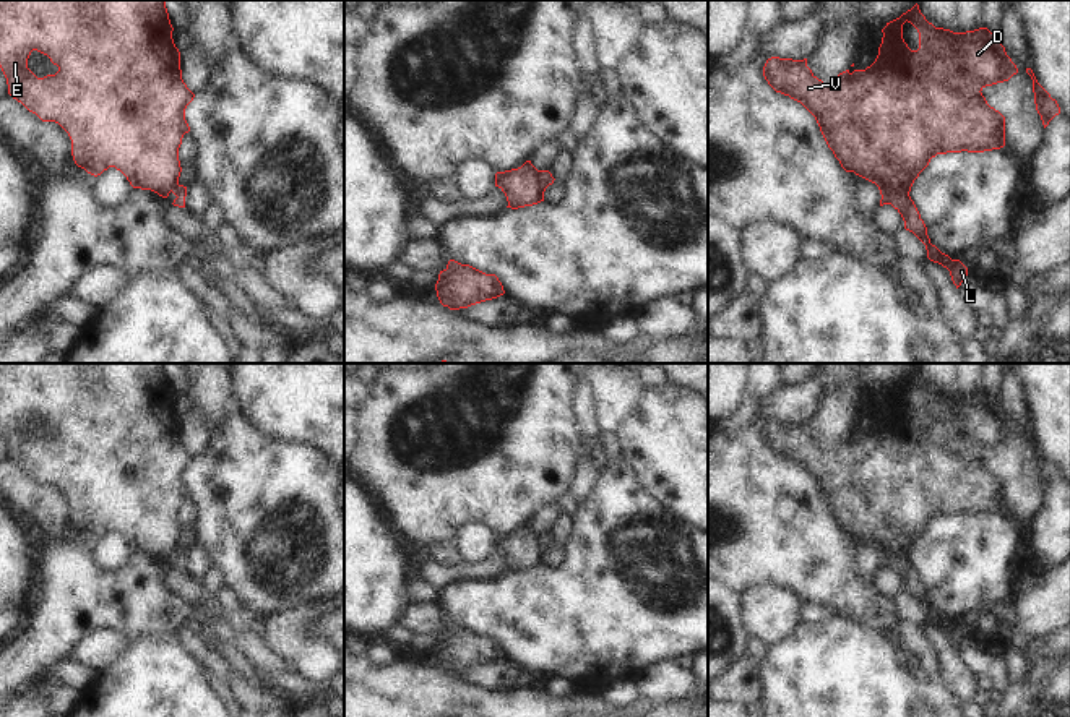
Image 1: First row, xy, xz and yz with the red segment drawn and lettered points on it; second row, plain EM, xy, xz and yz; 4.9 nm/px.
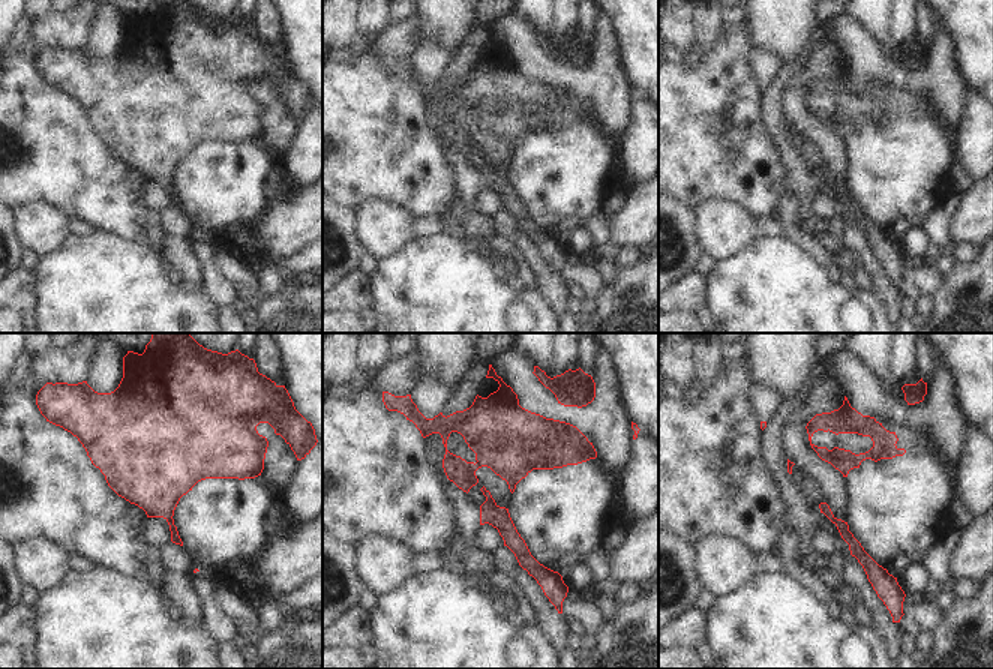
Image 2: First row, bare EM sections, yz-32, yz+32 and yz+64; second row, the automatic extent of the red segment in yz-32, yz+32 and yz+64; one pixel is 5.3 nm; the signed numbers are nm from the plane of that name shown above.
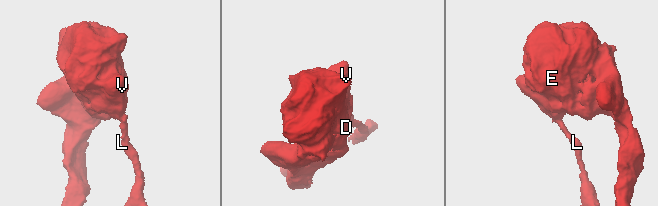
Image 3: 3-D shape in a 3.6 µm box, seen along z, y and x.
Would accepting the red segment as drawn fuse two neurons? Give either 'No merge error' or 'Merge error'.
Merge error.

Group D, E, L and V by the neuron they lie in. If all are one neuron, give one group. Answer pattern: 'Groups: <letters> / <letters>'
Groups: D E V / L.

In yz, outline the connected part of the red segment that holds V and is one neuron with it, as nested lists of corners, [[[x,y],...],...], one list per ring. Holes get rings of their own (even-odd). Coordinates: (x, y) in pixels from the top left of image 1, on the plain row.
[[[916,367],[900,381],[887,386],[882,396],[878,419],[870,430],[852,436],[846,433],[830,446],[823,446],[812,436],[807,430],[807,422],[771,420],[763,430],[763,440],[776,456],[800,466],[815,480],[828,511],[846,535],[854,535],[878,552],[909,556],[914,543],[937,517],[984,516],[1005,509],[1005,480],[987,467],[981,454],[986,449],[1008,444],[1018,436],[1018,431],[987,391],[966,396],[935,391]],[[906,384],[919,396],[917,414],[911,414],[903,402],[903,388]]]

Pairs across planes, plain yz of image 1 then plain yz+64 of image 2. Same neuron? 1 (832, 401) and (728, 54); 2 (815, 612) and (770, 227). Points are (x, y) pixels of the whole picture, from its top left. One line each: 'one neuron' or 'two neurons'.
1: two neurons
2: one neuron

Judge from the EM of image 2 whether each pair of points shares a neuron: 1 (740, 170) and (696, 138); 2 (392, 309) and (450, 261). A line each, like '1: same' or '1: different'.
1: same
2: same

